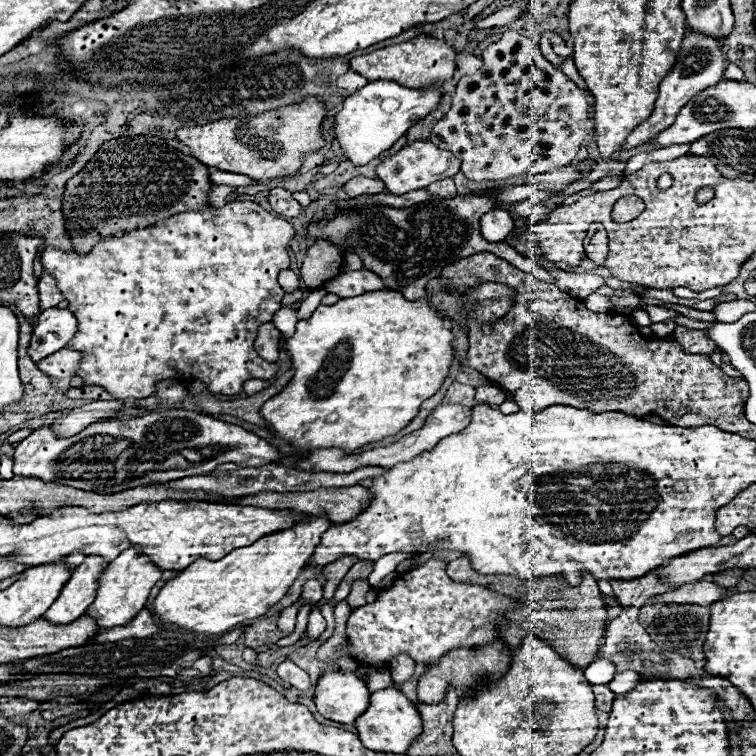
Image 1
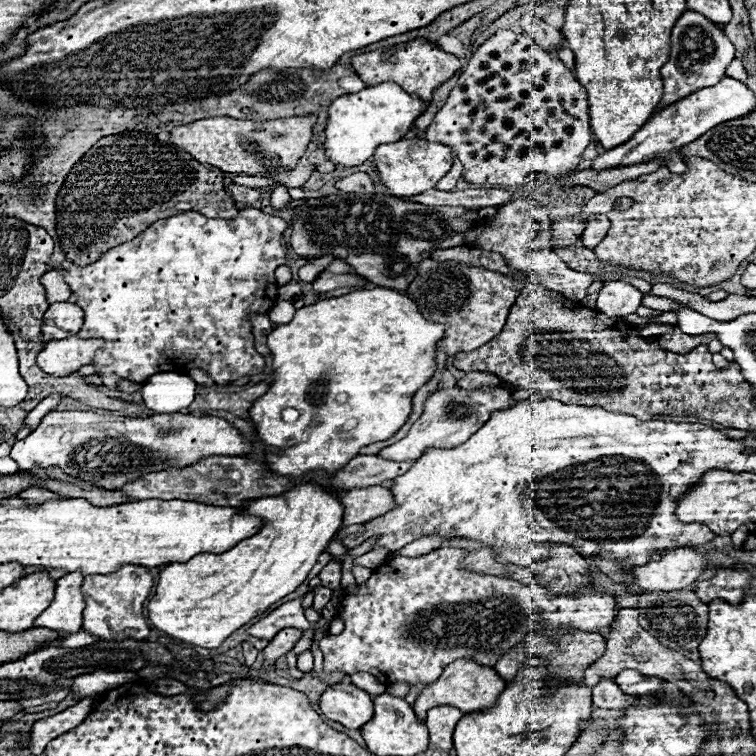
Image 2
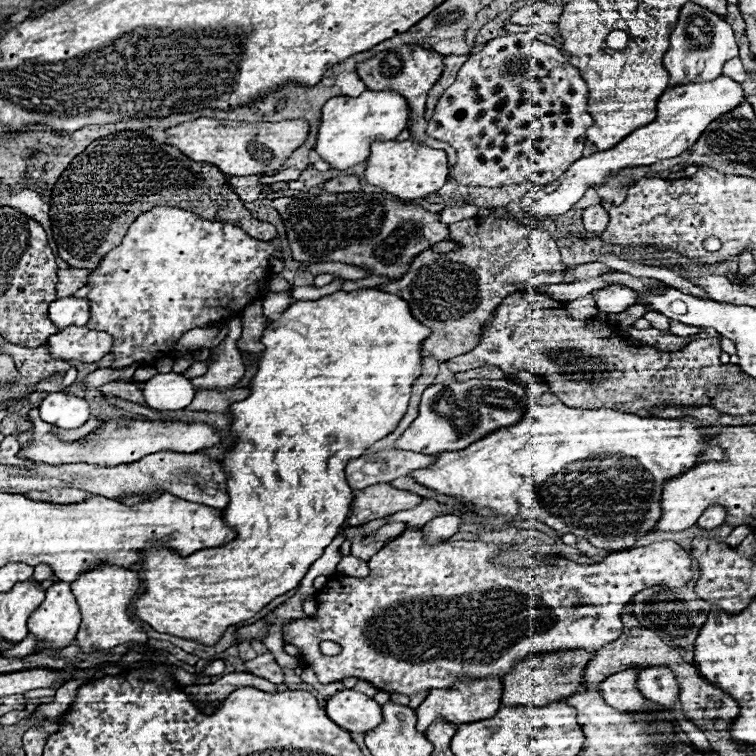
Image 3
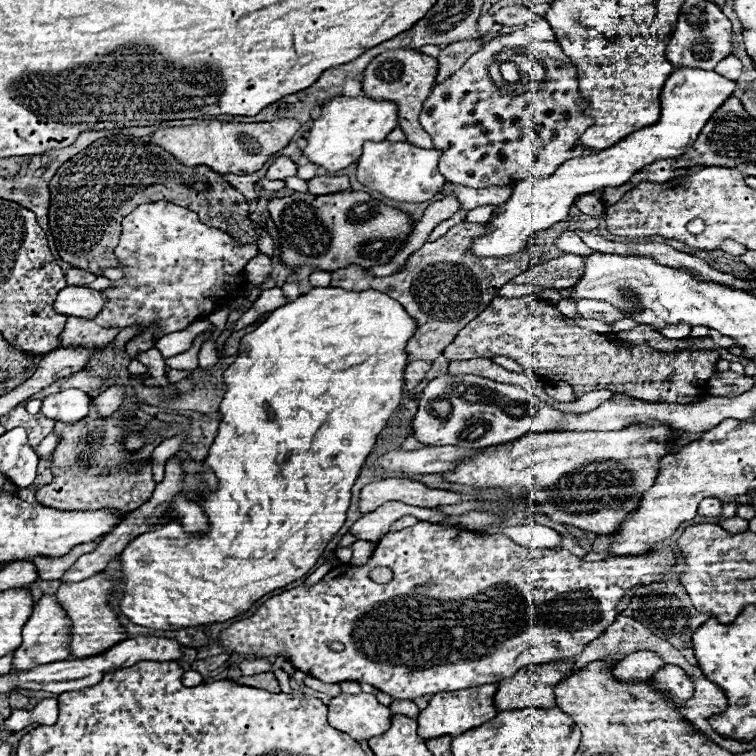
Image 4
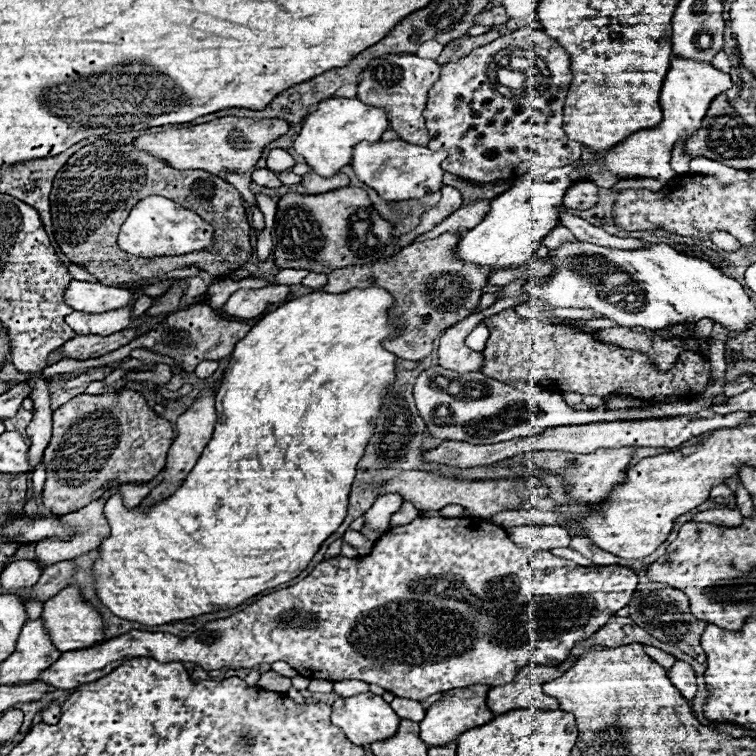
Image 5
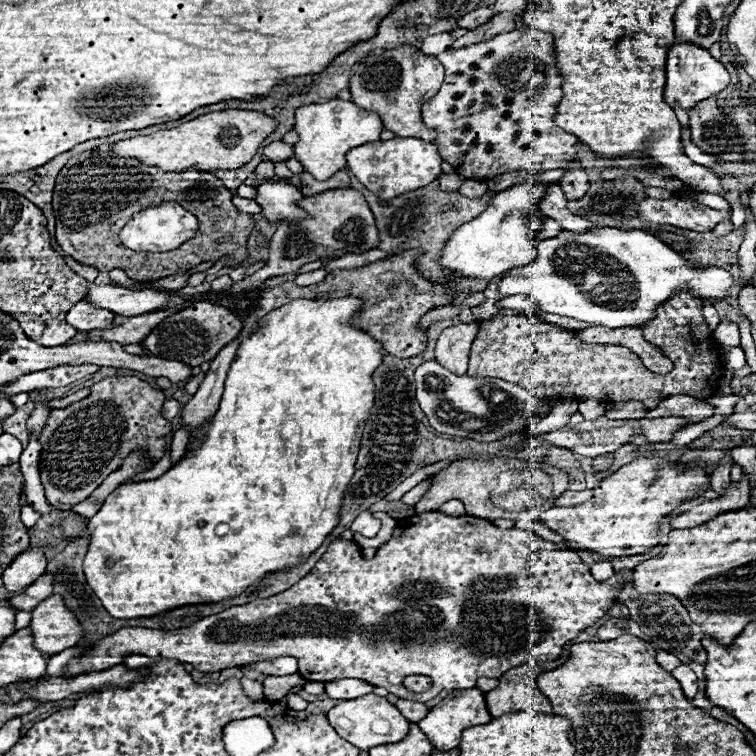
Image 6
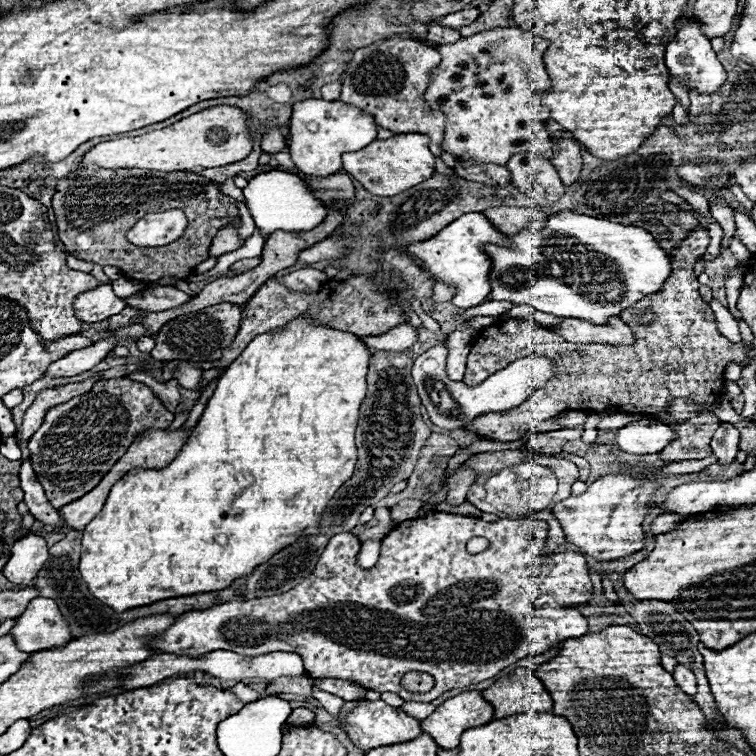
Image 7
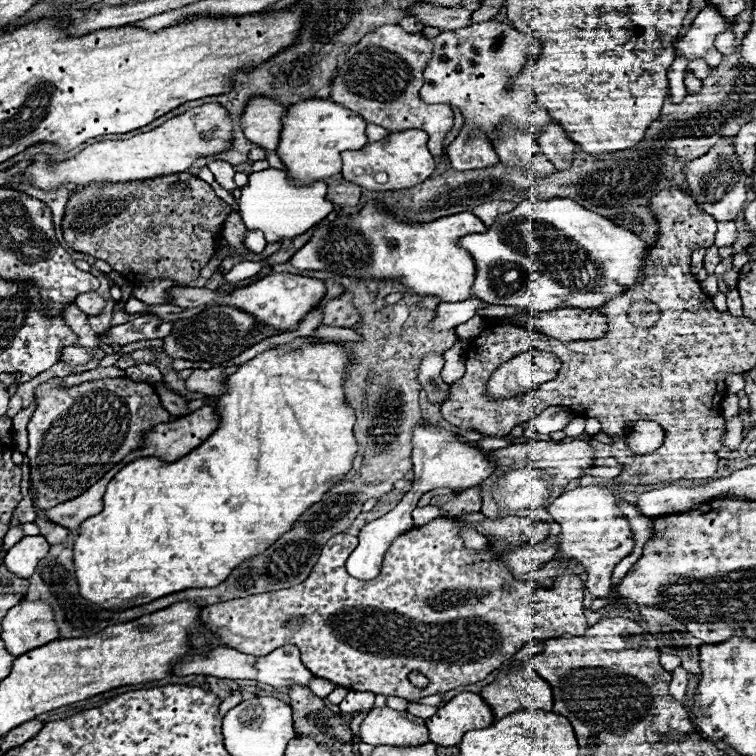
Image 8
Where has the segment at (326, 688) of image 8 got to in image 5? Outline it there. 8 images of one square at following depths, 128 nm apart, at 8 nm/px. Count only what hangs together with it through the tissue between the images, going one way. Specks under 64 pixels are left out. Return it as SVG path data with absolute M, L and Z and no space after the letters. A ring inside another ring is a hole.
M340 680L340 682L334 682L334 692L338 696L356 696L356 694L362 694L362 692L368 692L368 684L366 682L360 682L360 680Z

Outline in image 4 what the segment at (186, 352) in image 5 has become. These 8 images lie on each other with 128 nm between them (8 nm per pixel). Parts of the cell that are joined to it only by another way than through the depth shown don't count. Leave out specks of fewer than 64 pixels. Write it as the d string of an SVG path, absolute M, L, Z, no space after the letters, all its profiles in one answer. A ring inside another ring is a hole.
M252 324L252 326L246 326L246 328L242 328L242 330L234 332L234 334L228 338L226 346L224 346L224 354L226 354L226 356L234 356L234 354L238 352L238 348L240 348L240 340L242 340L242 336L246 336L248 332L252 332L254 328L256 328L256 324Z

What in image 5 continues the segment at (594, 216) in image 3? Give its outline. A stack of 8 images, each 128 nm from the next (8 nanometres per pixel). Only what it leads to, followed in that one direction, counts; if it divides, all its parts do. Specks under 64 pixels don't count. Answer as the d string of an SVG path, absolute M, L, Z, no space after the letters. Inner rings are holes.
M578 182L564 196L564 208L588 210L598 204L598 186L594 182Z

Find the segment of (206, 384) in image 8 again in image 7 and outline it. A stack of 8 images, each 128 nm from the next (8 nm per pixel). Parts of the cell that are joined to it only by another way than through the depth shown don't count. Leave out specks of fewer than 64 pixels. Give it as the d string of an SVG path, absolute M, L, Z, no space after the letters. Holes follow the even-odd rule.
M180 364L180 366L174 368L174 378L178 380L180 386L184 386L184 388L188 388L188 390L202 390L202 388L198 386L200 376L202 376L202 370L192 368L190 364Z

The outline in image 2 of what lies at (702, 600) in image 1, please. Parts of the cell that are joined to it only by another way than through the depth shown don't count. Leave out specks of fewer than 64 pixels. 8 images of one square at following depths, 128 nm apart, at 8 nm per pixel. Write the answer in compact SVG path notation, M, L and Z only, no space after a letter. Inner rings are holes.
M736 568L734 570L718 570L718 574L714 578L698 582L696 586L692 586L692 590L706 604L716 598L722 598L730 604L740 604L750 580L752 580L752 576L746 570L736 570Z

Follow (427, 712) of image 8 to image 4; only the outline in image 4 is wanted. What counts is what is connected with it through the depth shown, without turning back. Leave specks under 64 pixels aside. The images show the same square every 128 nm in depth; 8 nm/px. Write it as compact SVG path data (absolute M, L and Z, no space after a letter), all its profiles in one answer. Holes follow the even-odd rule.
M394 700L392 704L390 704L390 710L394 712L394 714L406 714L406 716L412 716L414 720L416 720L416 716L418 716L418 706L412 702L412 700Z

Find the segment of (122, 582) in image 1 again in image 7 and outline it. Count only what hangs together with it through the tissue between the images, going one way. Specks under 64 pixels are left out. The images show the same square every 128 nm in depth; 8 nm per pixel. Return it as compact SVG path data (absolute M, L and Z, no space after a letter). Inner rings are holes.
M34 598L28 608L18 616L12 628L16 646L22 652L52 650L72 640L68 622L60 616L60 610L52 598Z

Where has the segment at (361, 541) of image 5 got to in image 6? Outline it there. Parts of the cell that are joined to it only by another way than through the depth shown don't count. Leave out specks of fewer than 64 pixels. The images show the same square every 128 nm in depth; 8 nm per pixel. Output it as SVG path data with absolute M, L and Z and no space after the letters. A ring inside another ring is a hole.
M362 512L350 526L352 532L360 532L364 536L376 536L376 532L380 530L380 522L376 518L372 518L370 512Z

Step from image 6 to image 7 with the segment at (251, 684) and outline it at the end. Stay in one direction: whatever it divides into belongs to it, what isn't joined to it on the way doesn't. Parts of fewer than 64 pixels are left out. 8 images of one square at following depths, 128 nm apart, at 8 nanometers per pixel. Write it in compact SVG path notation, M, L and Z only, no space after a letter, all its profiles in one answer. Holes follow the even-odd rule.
M238 682L234 688L232 688L232 692L244 702L244 704L250 704L250 702L256 702L258 698L260 698L260 694L256 692L256 690L252 690L248 684L244 684L244 682Z

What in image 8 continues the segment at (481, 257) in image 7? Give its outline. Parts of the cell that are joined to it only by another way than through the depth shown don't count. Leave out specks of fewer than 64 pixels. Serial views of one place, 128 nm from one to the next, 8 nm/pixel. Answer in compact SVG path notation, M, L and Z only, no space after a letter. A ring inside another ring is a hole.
M368 202L358 214L350 218L340 216L332 222L320 224L312 240L304 244L304 248L300 248L296 256L290 258L290 264L300 270L328 270L334 274L354 276L354 278L396 278L402 284L406 284L414 294L438 296L442 302L464 302L474 298L472 280L476 278L476 264L472 256L456 244L456 240L472 232L484 232L484 228L486 228L484 222L472 212L444 216L428 224L404 224L398 222L390 212L384 212L384 208L376 206L374 202Z

